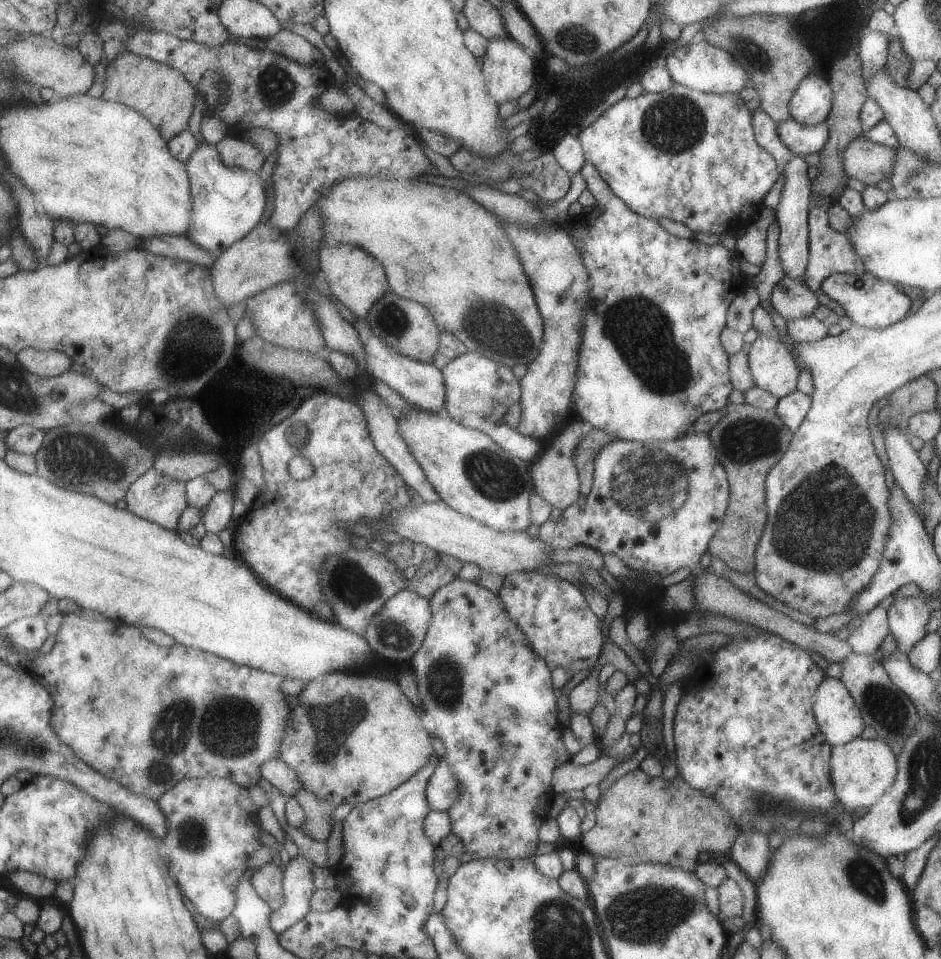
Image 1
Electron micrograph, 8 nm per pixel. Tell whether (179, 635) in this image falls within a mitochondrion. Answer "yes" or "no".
no

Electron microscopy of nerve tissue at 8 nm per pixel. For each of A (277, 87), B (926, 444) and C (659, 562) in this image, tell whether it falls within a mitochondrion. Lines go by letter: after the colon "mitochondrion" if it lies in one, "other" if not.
A: mitochondrion
B: other
C: other

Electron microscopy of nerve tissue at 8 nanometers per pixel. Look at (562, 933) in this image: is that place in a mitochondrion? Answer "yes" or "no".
yes

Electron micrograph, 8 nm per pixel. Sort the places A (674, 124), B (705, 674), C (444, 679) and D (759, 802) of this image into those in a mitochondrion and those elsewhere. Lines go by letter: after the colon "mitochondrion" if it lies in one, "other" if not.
A: mitochondrion
B: other
C: mitochondrion
D: mitochondrion

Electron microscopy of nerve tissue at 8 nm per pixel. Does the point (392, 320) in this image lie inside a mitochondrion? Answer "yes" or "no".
yes

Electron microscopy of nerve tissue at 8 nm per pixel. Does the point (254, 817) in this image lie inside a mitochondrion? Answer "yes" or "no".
no

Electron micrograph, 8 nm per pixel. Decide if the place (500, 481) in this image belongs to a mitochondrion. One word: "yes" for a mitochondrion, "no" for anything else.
yes

